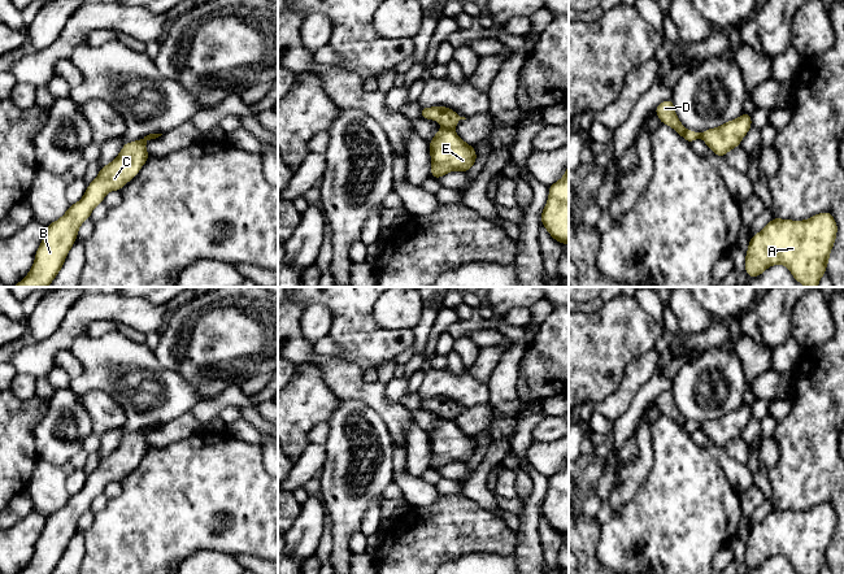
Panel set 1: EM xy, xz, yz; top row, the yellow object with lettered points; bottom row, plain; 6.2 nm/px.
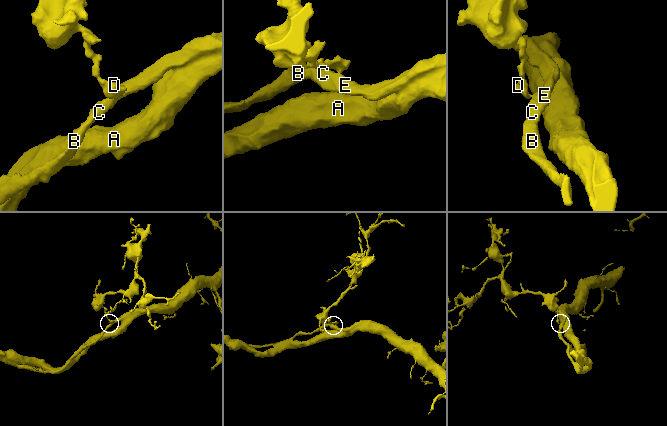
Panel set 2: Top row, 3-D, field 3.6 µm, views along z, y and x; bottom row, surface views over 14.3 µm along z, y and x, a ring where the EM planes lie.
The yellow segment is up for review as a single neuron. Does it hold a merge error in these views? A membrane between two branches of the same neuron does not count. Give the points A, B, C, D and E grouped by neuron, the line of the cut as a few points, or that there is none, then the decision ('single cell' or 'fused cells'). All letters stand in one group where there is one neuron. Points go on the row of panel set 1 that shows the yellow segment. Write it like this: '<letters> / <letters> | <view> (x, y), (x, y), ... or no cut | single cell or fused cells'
A B C E / D | xz (444, 127), (452, 130) | fused cells

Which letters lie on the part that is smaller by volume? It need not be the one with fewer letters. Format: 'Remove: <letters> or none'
Remove: D

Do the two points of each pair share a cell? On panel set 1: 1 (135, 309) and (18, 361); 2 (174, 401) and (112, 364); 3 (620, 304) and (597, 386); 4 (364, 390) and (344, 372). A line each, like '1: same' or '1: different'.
1: same
2: same
3: same
4: same

